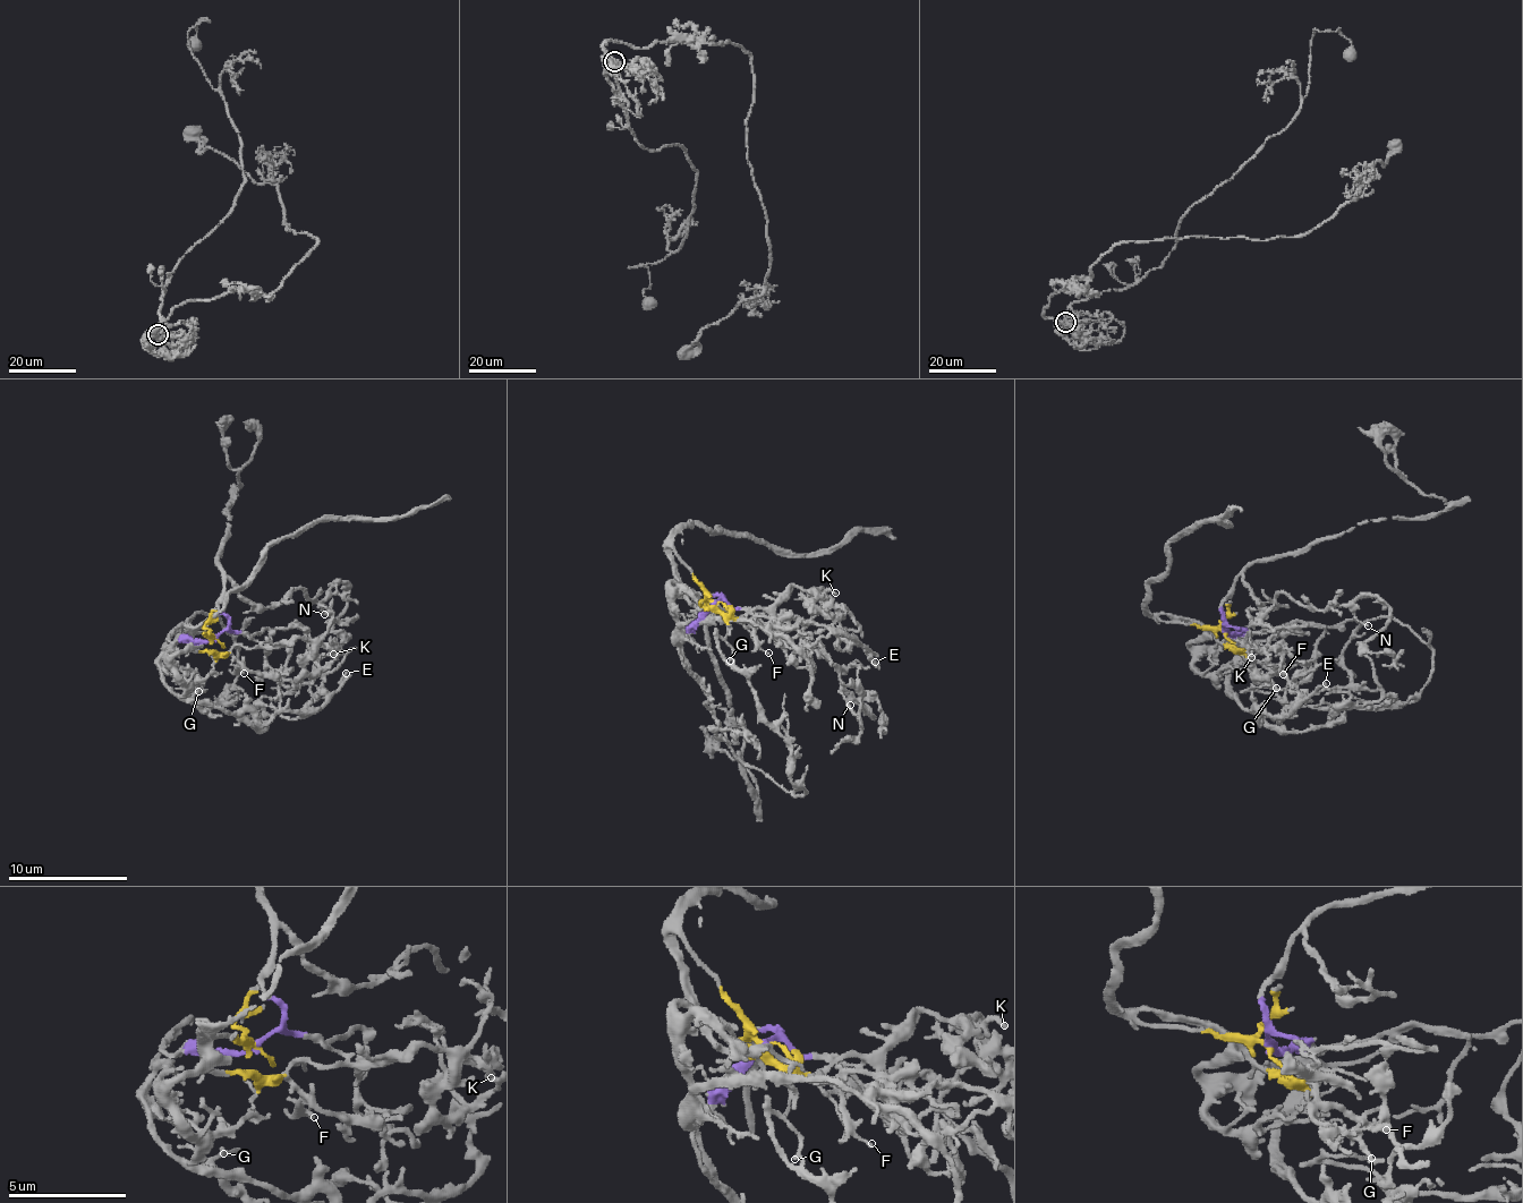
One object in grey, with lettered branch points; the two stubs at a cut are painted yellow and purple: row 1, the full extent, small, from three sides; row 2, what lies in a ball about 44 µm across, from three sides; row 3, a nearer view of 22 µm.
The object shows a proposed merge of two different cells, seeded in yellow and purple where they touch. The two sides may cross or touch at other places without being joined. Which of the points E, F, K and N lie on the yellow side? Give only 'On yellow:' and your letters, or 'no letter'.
On yellow: E, F, K

